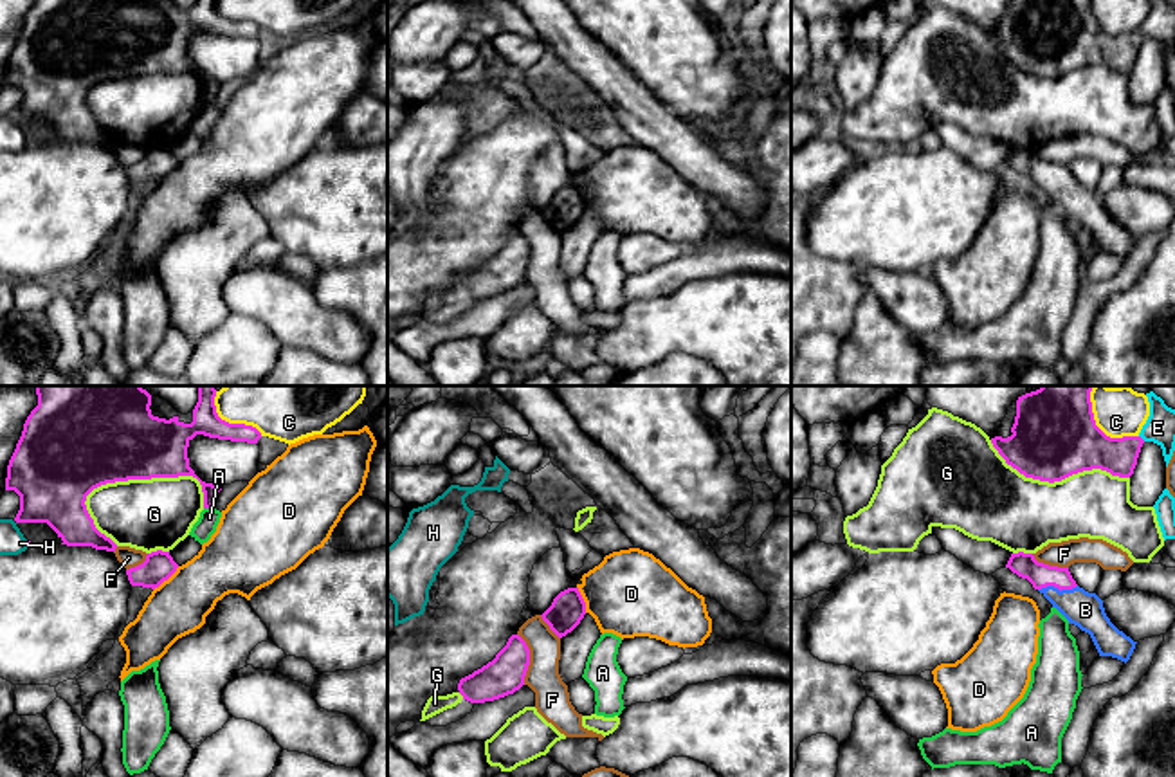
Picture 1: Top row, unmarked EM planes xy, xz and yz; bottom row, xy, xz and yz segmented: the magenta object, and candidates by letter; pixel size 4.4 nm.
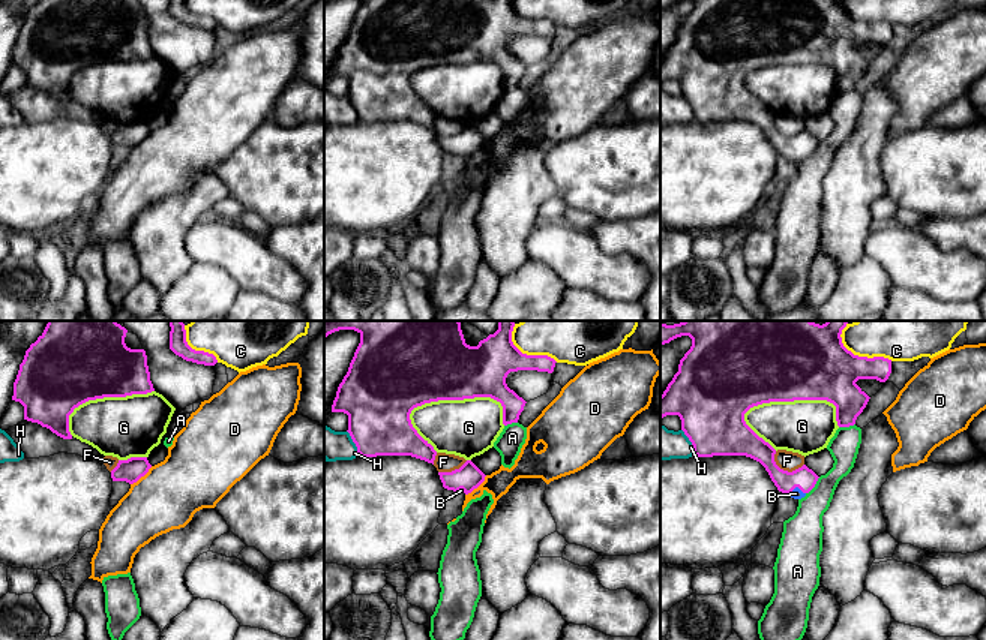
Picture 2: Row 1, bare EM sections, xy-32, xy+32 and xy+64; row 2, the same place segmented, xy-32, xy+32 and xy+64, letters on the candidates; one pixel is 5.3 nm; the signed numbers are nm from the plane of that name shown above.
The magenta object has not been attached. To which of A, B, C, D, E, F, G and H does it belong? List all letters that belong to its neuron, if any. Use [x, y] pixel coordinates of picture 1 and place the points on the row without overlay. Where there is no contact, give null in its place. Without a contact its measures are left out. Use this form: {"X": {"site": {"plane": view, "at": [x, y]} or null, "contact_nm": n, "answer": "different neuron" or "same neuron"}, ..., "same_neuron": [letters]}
{"A": {"site": {"plane": "xy", "at": [208, 103]}, "contact_nm": 30, "answer": "different neuron"}, "B": {"site": {"plane": "yz", "at": [1056, 182]}, "contact_nm": 180, "answer": "same neuron"}, "C": {"site": {"plane": "yz", "at": [1105, 31]}, "contact_nm": 260, "answer": "different neuron"}, "D": {"site": {"plane": "xy", "at": [166, 175]}, "contact_nm": 160, "answer": "different neuron"}, "E": {"site": {"plane": "yz", "at": [1141, 35]}, "contact_nm": 40, "answer": "different neuron"}, "F": {"site": {"plane": "xz", "at": [528, 255]}, "contact_nm": 240, "answer": "different neuron"}, "G": {"site": {"plane": "xy", "at": [154, 73]}, "contact_nm": 550, "answer": "different neuron"}, "H": {"site": {"plane": "xy", "at": [27, 141]}, "contact_nm": 30, "answer": "different neuron"}, "same_neuron": ["B"]}

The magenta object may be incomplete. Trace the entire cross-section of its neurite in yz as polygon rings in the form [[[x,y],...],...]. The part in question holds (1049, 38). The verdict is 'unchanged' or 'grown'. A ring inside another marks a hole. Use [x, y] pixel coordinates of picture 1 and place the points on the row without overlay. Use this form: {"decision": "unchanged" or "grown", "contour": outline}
{"decision": "grown", "contour": [[[1011,0],[1000,23],[988,32],[1007,61],[1025,74],[1049,79],[1092,65],[1130,74],[1144,40],[1141,32],[1107,32],[1096,22],[1092,0]]]}

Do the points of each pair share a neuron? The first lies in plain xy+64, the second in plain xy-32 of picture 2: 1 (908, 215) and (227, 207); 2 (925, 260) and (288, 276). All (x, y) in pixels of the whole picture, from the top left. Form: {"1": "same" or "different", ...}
{"1": "different", "2": "same"}

